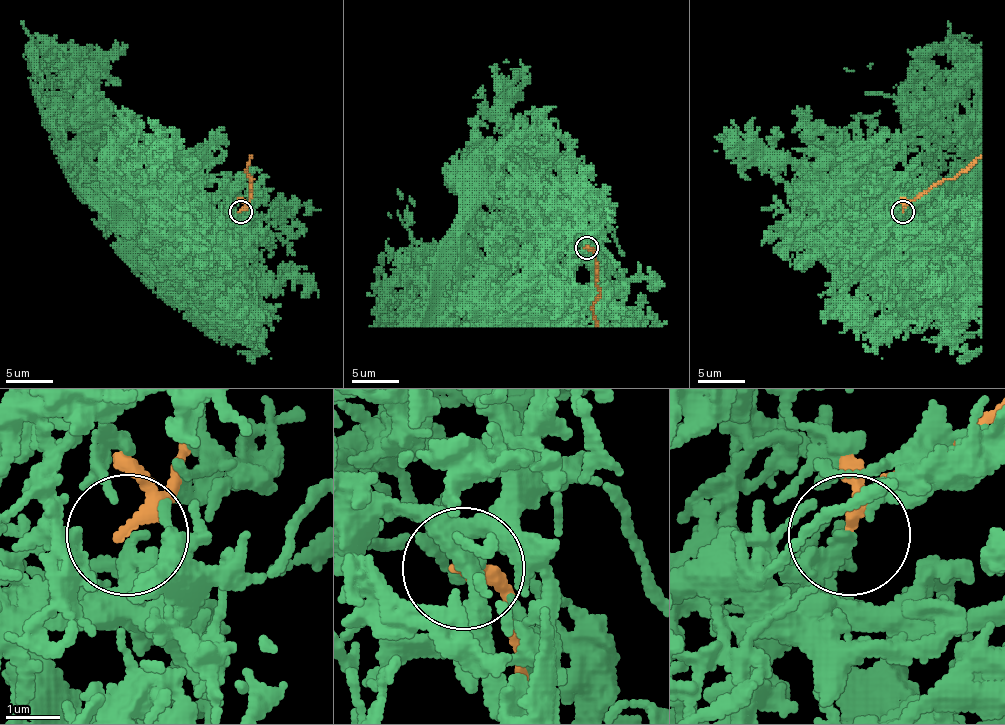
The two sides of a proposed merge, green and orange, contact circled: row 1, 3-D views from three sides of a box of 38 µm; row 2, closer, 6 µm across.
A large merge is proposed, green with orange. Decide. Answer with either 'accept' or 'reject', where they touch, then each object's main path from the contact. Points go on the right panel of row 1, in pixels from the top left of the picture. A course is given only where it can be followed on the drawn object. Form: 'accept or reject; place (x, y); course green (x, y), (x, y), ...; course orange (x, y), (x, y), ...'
reject; place (902, 211); course green (903, 212), (893, 226), (896, 198), (941, 160), (952, 40), (917, 59), (917, 101); course orange (903, 212), (910, 203), (945, 179), (964, 172), (981, 155)

